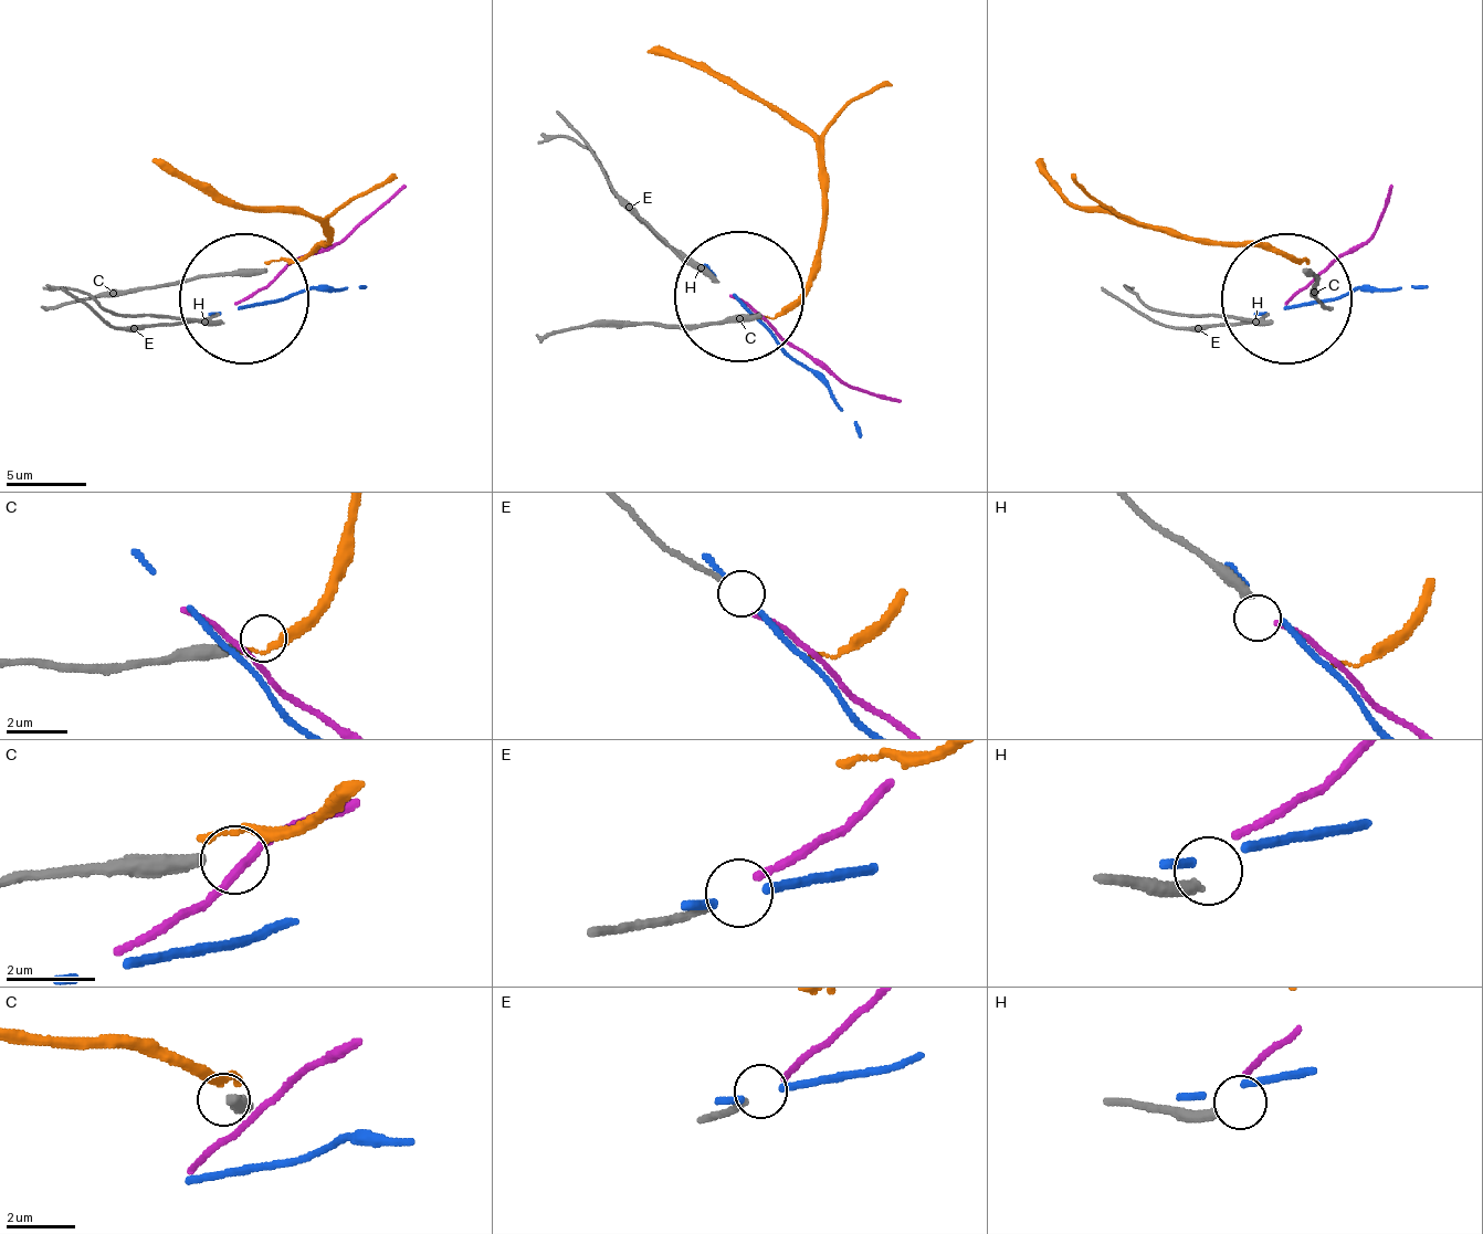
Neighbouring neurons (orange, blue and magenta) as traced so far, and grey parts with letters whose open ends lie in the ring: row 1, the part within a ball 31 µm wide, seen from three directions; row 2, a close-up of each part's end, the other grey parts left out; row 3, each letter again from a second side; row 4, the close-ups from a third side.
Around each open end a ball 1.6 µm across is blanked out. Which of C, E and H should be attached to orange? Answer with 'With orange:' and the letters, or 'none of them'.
With orange: none of them

